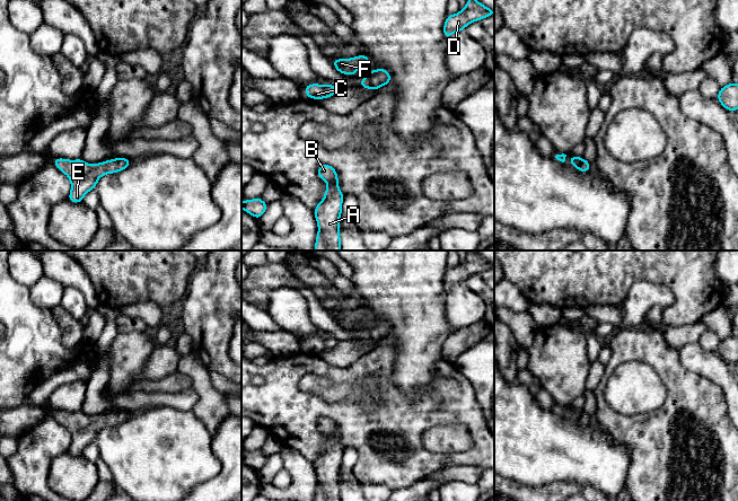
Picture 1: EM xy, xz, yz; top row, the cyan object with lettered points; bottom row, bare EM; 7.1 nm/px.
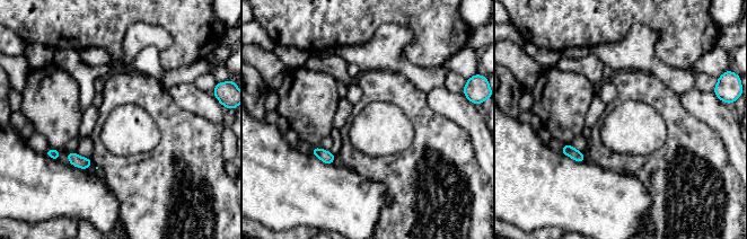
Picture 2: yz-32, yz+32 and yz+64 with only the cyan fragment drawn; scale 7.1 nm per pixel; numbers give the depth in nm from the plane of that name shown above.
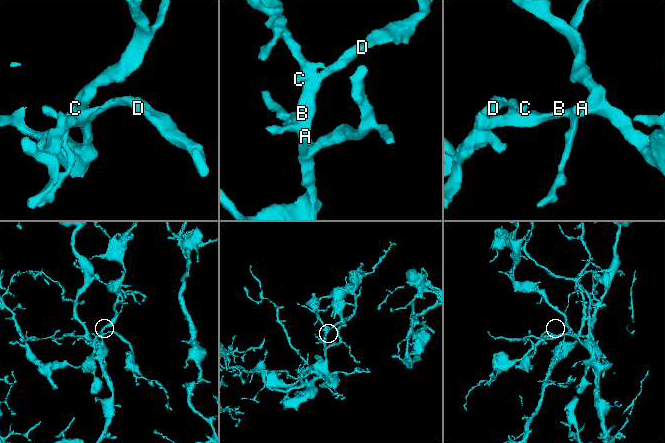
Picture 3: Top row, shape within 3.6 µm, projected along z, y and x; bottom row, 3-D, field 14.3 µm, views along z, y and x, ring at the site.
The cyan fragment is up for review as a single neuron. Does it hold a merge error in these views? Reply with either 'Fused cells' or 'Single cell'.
Single cell

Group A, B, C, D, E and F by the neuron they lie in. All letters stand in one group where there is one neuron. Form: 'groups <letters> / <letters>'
groups A B C D E F

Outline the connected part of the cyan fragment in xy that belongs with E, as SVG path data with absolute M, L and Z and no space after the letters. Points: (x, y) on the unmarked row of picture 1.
M125 410L93 418L85 415L81 411L77 413L55 411L53 416L71 434L68 452L72 456L81 456L84 449L89 443L96 441L97 434L103 428L118 425L131 418L130 413Z

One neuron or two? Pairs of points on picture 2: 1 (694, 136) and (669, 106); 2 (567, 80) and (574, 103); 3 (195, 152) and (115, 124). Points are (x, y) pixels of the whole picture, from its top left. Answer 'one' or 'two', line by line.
1: one
2: one
3: two

